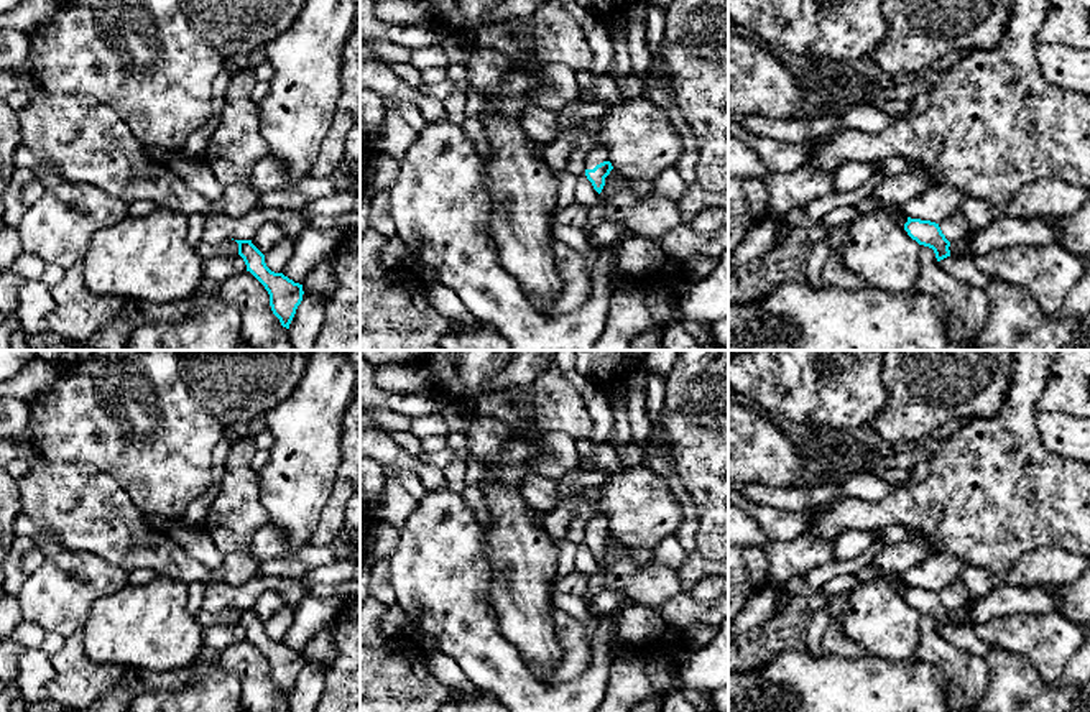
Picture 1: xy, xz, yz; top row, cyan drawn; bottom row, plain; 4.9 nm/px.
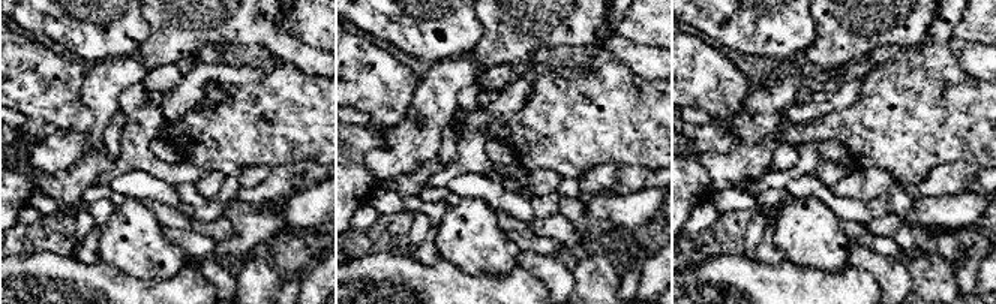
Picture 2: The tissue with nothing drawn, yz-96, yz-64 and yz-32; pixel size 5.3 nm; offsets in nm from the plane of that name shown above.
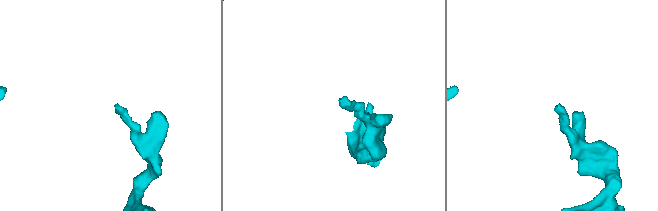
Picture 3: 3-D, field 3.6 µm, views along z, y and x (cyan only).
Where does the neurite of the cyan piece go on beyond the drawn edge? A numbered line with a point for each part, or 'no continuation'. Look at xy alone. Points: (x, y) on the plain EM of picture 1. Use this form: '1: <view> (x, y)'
no continuation

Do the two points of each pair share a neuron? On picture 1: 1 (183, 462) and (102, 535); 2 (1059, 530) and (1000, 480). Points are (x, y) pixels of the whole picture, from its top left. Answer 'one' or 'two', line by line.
1: two
2: one

